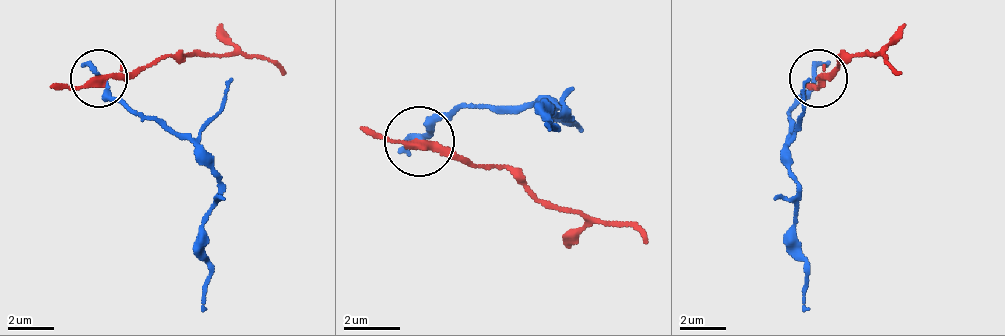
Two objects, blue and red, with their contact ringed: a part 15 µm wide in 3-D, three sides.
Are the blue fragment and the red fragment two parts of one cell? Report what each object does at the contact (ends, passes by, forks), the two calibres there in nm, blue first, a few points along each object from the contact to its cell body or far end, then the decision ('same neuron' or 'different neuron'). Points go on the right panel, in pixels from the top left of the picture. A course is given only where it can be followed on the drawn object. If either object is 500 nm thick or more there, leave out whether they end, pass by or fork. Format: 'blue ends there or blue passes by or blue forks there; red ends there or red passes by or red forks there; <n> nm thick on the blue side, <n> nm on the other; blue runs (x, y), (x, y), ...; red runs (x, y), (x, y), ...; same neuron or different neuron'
blue passes by; red passes by; 200 nm thick on the blue side, 280 nm on the other; blue runs (814, 77), (791, 111), (791, 169), (802, 313); red runs (819, 77), (825, 77), (842, 54), (871, 54), (883, 60), (900, 77); different neuron

